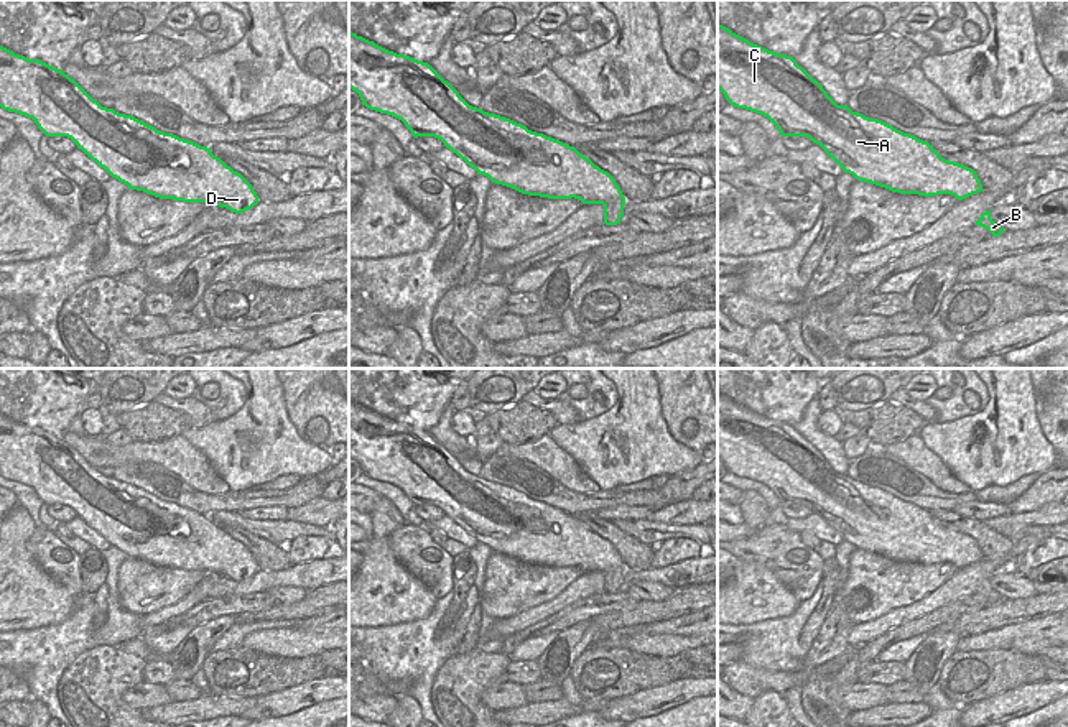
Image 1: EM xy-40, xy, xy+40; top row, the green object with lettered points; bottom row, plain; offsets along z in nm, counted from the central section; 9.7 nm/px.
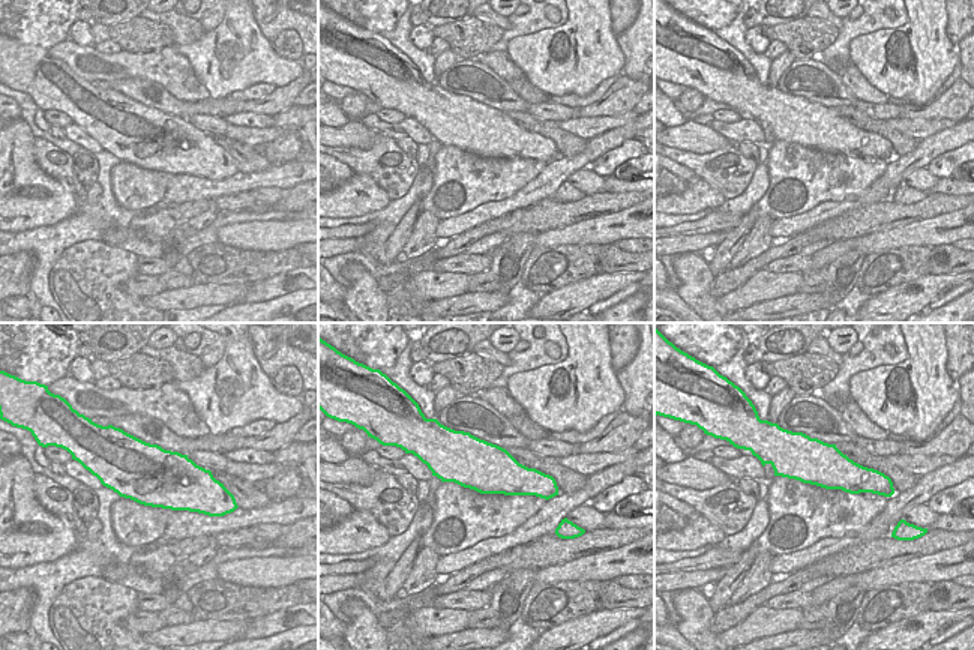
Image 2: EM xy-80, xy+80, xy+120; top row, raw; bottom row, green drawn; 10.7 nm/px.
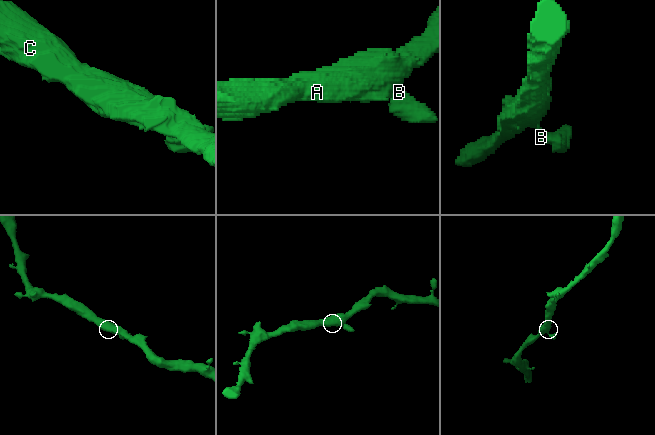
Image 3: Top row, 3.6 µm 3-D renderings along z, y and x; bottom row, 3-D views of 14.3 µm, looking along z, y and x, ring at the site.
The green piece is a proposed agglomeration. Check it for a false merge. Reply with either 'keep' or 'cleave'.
keep

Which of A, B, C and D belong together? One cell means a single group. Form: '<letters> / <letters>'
A B C D

